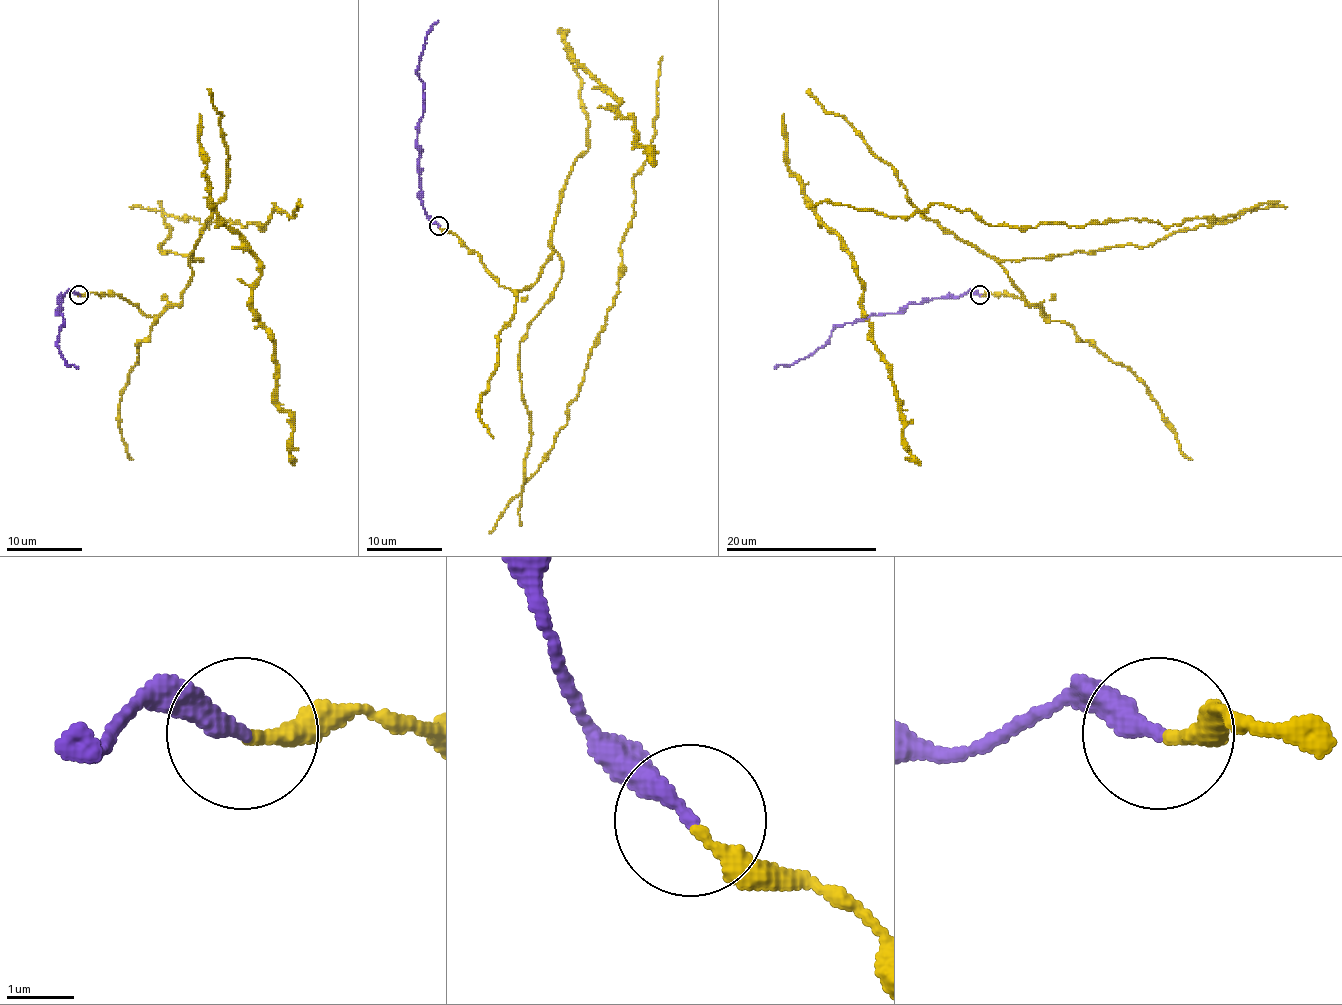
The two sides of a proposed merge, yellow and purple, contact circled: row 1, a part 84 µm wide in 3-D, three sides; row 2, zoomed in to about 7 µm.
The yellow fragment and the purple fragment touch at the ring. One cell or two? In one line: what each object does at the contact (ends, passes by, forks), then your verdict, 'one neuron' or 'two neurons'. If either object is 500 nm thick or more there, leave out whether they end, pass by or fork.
yellow ends | purple ends | one neuron

